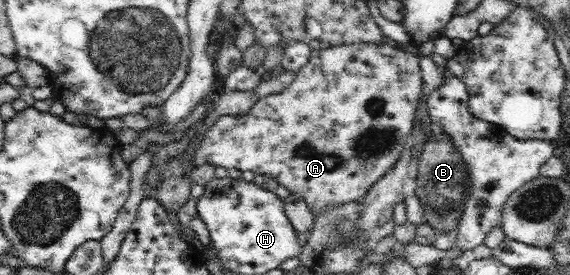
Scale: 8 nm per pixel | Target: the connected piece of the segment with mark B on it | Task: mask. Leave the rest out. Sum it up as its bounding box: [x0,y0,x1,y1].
[415,131,472,231]

